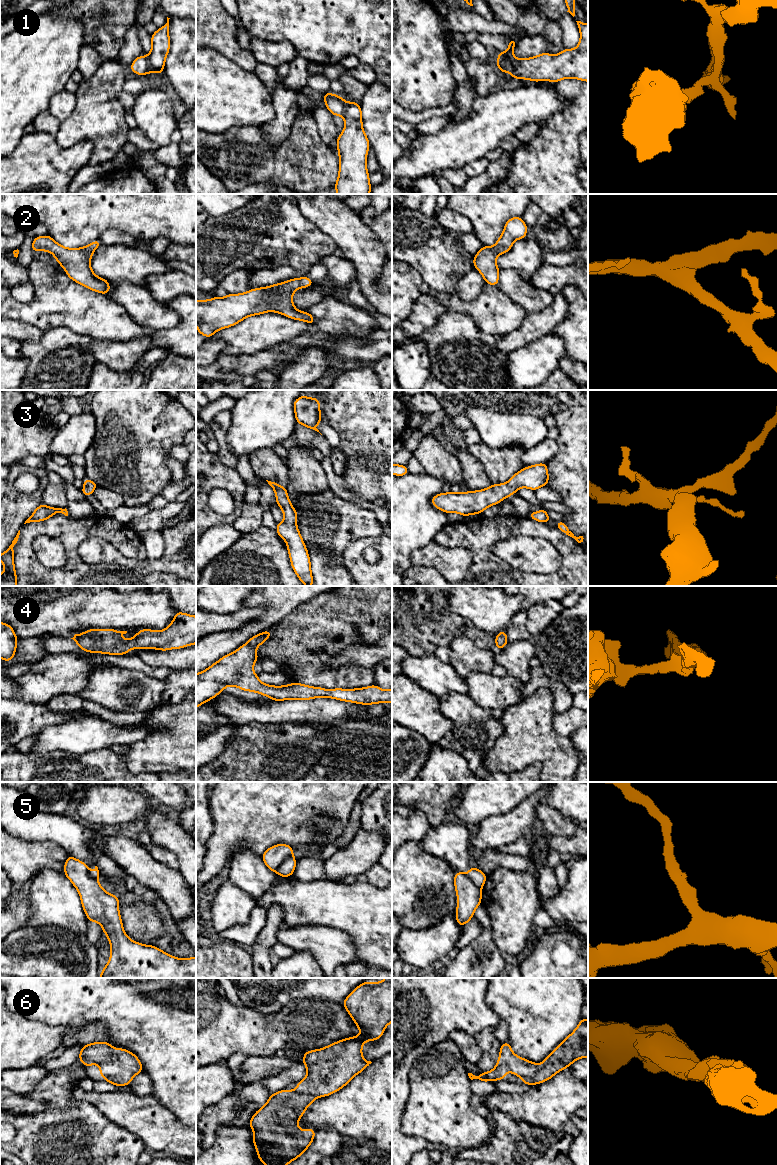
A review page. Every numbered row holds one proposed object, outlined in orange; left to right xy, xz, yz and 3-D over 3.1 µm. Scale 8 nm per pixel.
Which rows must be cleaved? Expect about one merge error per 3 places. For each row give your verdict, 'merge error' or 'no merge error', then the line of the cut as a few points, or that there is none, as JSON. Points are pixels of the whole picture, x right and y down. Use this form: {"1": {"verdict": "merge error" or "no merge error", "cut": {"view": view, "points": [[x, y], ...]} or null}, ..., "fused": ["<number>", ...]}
{"1": {"verdict": "merge error", "cut": {"view": "xy", "points": [[147, 57], [150, 71]]}}, "2": {"verdict": "no merge error", "cut": null}, "3": {"verdict": "no merge error", "cut": null}, "4": {"verdict": "no merge error", "cut": null}, "5": {"verdict": "merge error", "cut": {"view": "xz", "points": [[292, 854], [276, 871]]}}, "6": {"verdict": "no merge error", "cut": null}, "fused": ["1", "5"]}

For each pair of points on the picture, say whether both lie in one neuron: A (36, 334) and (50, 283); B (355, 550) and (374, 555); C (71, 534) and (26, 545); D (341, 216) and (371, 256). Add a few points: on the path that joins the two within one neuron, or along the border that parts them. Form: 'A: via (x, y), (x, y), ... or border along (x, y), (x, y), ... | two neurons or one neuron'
A: border along (16, 319), (33, 324), (43, 332) | two neurons
B: border along (363, 549), (373, 547), (379, 553), (380, 560) | two neurons
C: via (58, 528), (37, 528), (33, 532) | one neuron
D: via (344, 226), (361, 246) | one neuron

